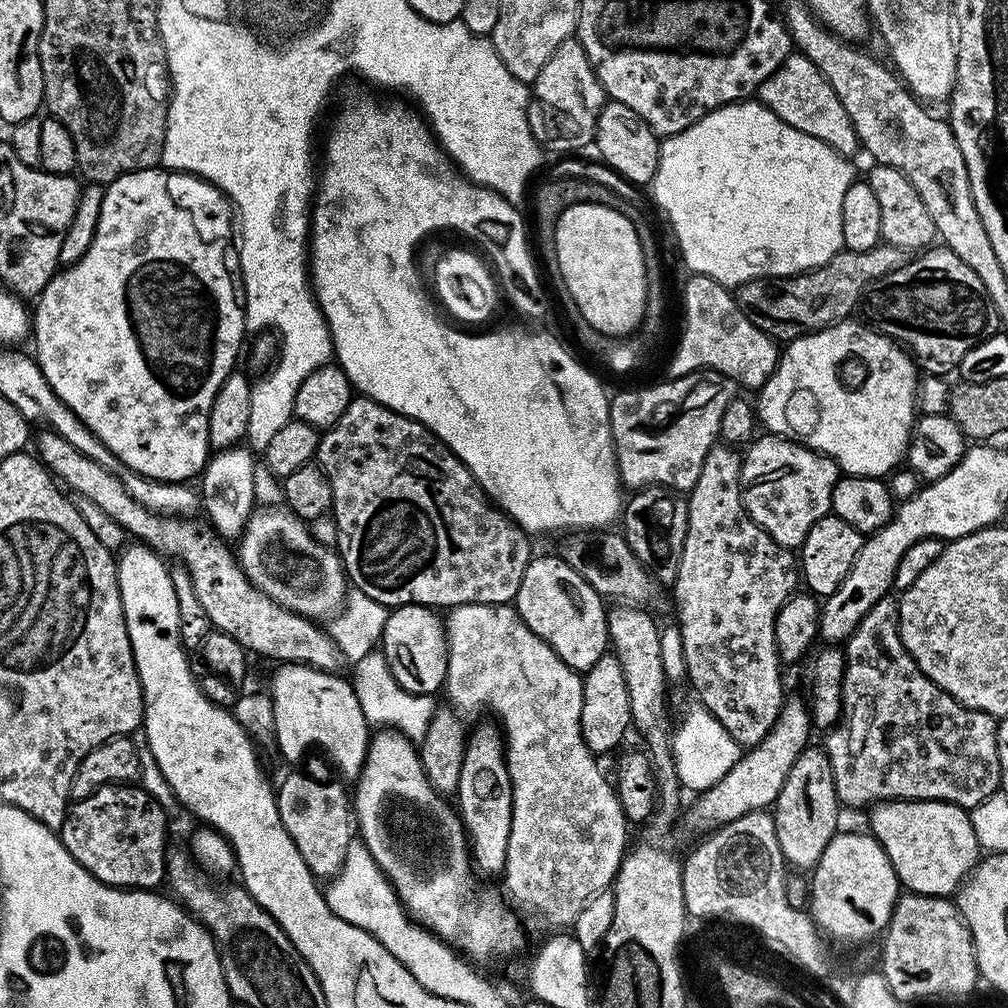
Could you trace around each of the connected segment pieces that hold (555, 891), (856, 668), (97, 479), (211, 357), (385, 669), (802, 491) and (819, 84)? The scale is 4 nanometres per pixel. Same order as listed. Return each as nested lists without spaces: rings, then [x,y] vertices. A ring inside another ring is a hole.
[[[463,604],[451,609],[446,616],[446,637],[448,639],[448,678],[446,681],[446,693],[448,700],[457,713],[472,712],[476,704],[485,704],[494,715],[500,719],[499,727],[502,729],[503,739],[506,741],[506,759],[509,772],[509,780],[512,783],[512,817],[510,818],[509,846],[506,850],[506,862],[502,873],[504,880],[503,895],[509,905],[517,911],[527,912],[528,919],[534,919],[540,928],[548,928],[547,931],[554,932],[571,927],[579,912],[595,893],[607,889],[614,881],[617,870],[624,858],[626,849],[630,844],[628,831],[630,825],[624,816],[620,805],[620,799],[616,797],[616,789],[604,777],[602,769],[596,765],[597,757],[584,745],[584,740],[579,734],[574,734],[574,717],[582,706],[582,686],[584,681],[581,673],[566,666],[554,650],[542,642],[522,622],[522,618],[516,612],[512,604]]]
[[[885,598],[878,601],[858,622],[857,626],[842,644],[844,655],[844,678],[842,687],[842,722],[827,733],[828,736],[822,743],[822,751],[828,756],[830,774],[834,780],[836,799],[841,805],[852,808],[867,809],[873,802],[881,800],[941,800],[947,804],[957,804],[959,808],[971,810],[981,804],[986,798],[990,798],[1001,787],[1000,759],[998,758],[998,720],[997,717],[979,712],[973,708],[967,708],[959,704],[956,699],[946,694],[931,678],[916,664],[912,663],[912,656],[906,650],[906,646],[900,641],[898,631],[898,604],[895,599]]]
[[[53,430],[44,431],[34,436],[34,452],[44,467],[59,481],[61,479],[74,488],[79,497],[95,502],[100,509],[106,510],[114,522],[124,527],[129,537],[153,548],[161,557],[173,556],[173,561],[184,564],[194,582],[194,594],[198,594],[198,602],[202,602],[206,618],[210,618],[215,631],[230,634],[230,638],[237,640],[249,653],[273,656],[276,662],[307,664],[309,668],[329,674],[337,671],[336,667],[342,664],[342,657],[331,635],[318,629],[321,627],[309,617],[289,612],[287,608],[273,602],[265,592],[256,589],[221,537],[206,530],[200,532],[192,518],[152,512],[128,493],[113,469],[83,456],[70,442],[66,442],[66,438],[62,438],[62,434]]]
[[[157,166],[157,167],[154,167],[154,168],[143,168],[143,169],[142,169],[142,170],[138,170],[138,171],[137,171],[137,172],[127,172],[127,173],[126,173],[126,174],[122,174],[122,175],[121,175],[121,176],[119,176],[119,178],[118,178],[118,179],[116,179],[116,180],[111,180],[111,181],[110,181],[110,182],[109,182],[109,184],[107,184],[107,185],[106,185],[106,187],[105,187],[105,189],[104,189],[104,197],[103,197],[103,198],[102,198],[102,214],[98,214],[98,226],[97,226],[97,227],[96,227],[96,233],[95,233],[95,234],[94,234],[94,240],[93,240],[93,241],[92,241],[92,242],[90,242],[90,250],[86,250],[86,254],[82,254],[82,258],[78,258],[78,262],[74,262],[74,263],[73,263],[73,264],[70,264],[70,265],[67,265],[67,266],[64,266],[64,267],[61,267],[61,268],[60,268],[60,269],[59,269],[59,270],[57,270],[57,271],[56,271],[56,273],[54,273],[54,275],[52,275],[52,277],[51,277],[51,278],[50,278],[50,280],[49,280],[49,282],[48,282],[48,284],[47,284],[47,286],[45,286],[45,288],[44,288],[44,289],[42,289],[42,291],[40,291],[40,294],[39,294],[39,297],[38,297],[38,299],[37,299],[37,300],[36,300],[36,301],[35,301],[35,304],[36,304],[36,303],[37,303],[37,304],[36,304],[36,312],[35,312],[35,308],[34,308],[34,315],[33,315],[33,316],[32,316],[32,317],[31,317],[31,320],[30,320],[30,332],[31,332],[31,335],[32,335],[32,336],[33,336],[33,337],[34,337],[34,336],[35,336],[35,335],[36,335],[36,352],[35,352],[35,351],[34,351],[34,359],[35,359],[35,361],[36,361],[36,363],[37,363],[37,364],[39,364],[39,365],[40,365],[40,369],[41,369],[41,370],[42,370],[42,374],[43,374],[43,375],[44,375],[44,377],[45,377],[45,378],[46,378],[46,382],[50,382],[50,386],[51,386],[51,387],[52,387],[52,389],[53,389],[53,390],[54,390],[54,394],[55,394],[55,395],[56,395],[56,397],[58,397],[58,398],[59,398],[59,400],[60,400],[60,401],[62,401],[62,403],[64,403],[64,404],[65,404],[65,406],[66,406],[66,407],[67,407],[67,408],[68,408],[68,409],[70,409],[70,411],[71,411],[71,412],[72,412],[72,413],[74,413],[74,414],[75,414],[75,416],[77,416],[77,417],[78,417],[78,418],[79,418],[79,420],[81,420],[81,421],[82,421],[82,423],[84,423],[84,425],[85,425],[85,426],[87,426],[87,427],[88,427],[88,428],[89,428],[89,429],[90,429],[90,430],[91,430],[91,431],[92,431],[92,432],[93,432],[93,433],[94,433],[94,434],[95,434],[95,435],[96,435],[96,437],[98,437],[98,439],[100,439],[100,441],[102,441],[102,442],[103,442],[103,443],[104,443],[104,445],[106,445],[106,447],[107,447],[107,448],[109,448],[109,450],[111,450],[111,451],[112,451],[112,453],[114,453],[114,454],[115,454],[115,455],[116,455],[116,456],[117,456],[117,457],[118,457],[118,458],[119,458],[119,459],[120,459],[120,462],[121,462],[121,465],[124,465],[124,466],[125,466],[125,467],[127,467],[127,468],[129,468],[129,469],[131,469],[131,471],[132,471],[132,472],[137,472],[137,473],[139,473],[139,475],[140,475],[140,476],[149,476],[149,478],[151,478],[151,479],[152,479],[152,480],[165,480],[165,481],[166,481],[166,482],[170,482],[170,483],[171,483],[171,484],[178,484],[178,483],[181,483],[181,482],[188,482],[188,481],[191,481],[191,480],[192,480],[192,479],[193,479],[193,478],[196,478],[196,477],[199,477],[199,476],[200,476],[200,475],[201,475],[201,473],[203,473],[203,470],[204,470],[204,465],[205,465],[205,464],[207,464],[207,463],[208,463],[208,461],[209,461],[209,459],[210,459],[210,445],[209,445],[209,443],[208,443],[208,423],[209,423],[209,422],[210,422],[210,406],[214,406],[214,394],[218,394],[218,390],[219,390],[219,389],[220,389],[220,387],[221,387],[221,386],[222,386],[222,382],[226,382],[226,378],[227,378],[227,377],[228,377],[228,375],[230,375],[230,374],[231,374],[231,373],[232,373],[232,372],[233,372],[233,371],[234,371],[234,369],[235,369],[235,368],[236,368],[236,367],[237,367],[237,364],[236,364],[236,359],[238,359],[238,358],[239,358],[239,356],[240,356],[240,343],[242,343],[242,342],[243,342],[243,340],[244,340],[244,332],[245,332],[245,333],[246,333],[246,317],[245,317],[245,314],[244,314],[244,310],[243,310],[243,307],[242,307],[242,300],[241,300],[241,297],[240,297],[240,296],[239,296],[239,295],[238,295],[238,284],[237,284],[237,281],[236,281],[236,284],[235,284],[235,282],[234,282],[234,281],[232,281],[232,272],[231,272],[231,270],[230,270],[230,269],[228,269],[228,263],[230,263],[230,262],[231,262],[231,260],[232,260],[232,263],[233,263],[233,260],[234,260],[234,256],[233,256],[233,252],[234,252],[234,244],[233,244],[233,241],[232,241],[232,244],[231,244],[231,242],[230,242],[230,241],[228,241],[228,240],[227,240],[227,238],[226,238],[226,237],[224,237],[224,236],[215,236],[215,234],[214,234],[214,233],[212,233],[212,232],[200,232],[200,224],[199,224],[199,222],[198,222],[198,221],[196,221],[196,216],[224,216],[224,215],[226,215],[226,214],[227,214],[227,212],[230,212],[230,201],[229,201],[229,199],[228,199],[228,197],[227,197],[227,196],[225,196],[225,195],[224,195],[224,193],[223,193],[223,192],[221,192],[221,191],[220,191],[220,189],[219,189],[219,188],[217,188],[217,187],[216,187],[216,185],[215,185],[215,184],[212,184],[212,183],[210,183],[210,181],[208,181],[208,180],[201,180],[201,179],[200,179],[200,177],[199,177],[199,176],[193,176],[193,175],[191,175],[191,174],[184,174],[184,175],[181,175],[181,176],[180,176],[180,177],[179,177],[179,179],[180,179],[180,184],[179,184],[179,182],[178,182],[178,181],[176,181],[176,180],[171,180],[171,178],[170,178],[170,177],[168,177],[168,176],[167,176],[167,175],[168,175],[168,176],[171,176],[171,175],[169,175],[169,173],[168,173],[168,172],[167,172],[167,171],[165,171],[165,169],[164,169],[164,168],[163,168],[163,167],[160,167],[160,166]]]
[[[373,650],[364,658],[355,661],[352,668],[354,676],[351,676],[350,683],[369,725],[391,728],[413,742],[420,742],[434,713],[438,710],[438,706],[434,704],[435,699],[432,696],[414,695],[402,690],[390,674],[389,666],[386,665],[385,656],[381,651]]]
[[[757,435],[747,445],[748,453],[743,453],[738,469],[740,500],[748,512],[748,519],[766,530],[766,534],[783,548],[796,550],[810,526],[818,522],[818,518],[829,515],[838,469],[823,452],[815,452],[782,436],[763,435]]]
[[[789,54],[782,66],[778,66],[778,70],[774,70],[774,74],[762,82],[758,100],[779,123],[794,130],[802,130],[802,134],[810,134],[810,138],[826,142],[845,158],[852,158],[860,148],[860,139],[856,137],[850,114],[846,114],[846,106],[838,102],[838,94],[830,90],[830,82],[822,78],[808,56]]]

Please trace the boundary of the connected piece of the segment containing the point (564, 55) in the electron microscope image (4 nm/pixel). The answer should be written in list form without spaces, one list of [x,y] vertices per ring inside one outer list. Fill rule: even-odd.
[[[573,38],[562,42],[554,54],[542,66],[534,85],[534,96],[552,115],[556,123],[556,137],[552,140],[552,148],[556,152],[576,152],[593,143],[596,135],[596,119],[606,103],[604,88],[598,82],[580,41]]]

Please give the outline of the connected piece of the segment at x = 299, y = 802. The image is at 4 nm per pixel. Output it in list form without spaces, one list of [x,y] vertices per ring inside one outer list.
[[[300,772],[290,773],[276,788],[276,805],[283,828],[315,877],[337,875],[354,838],[350,796],[338,782],[314,780]]]

